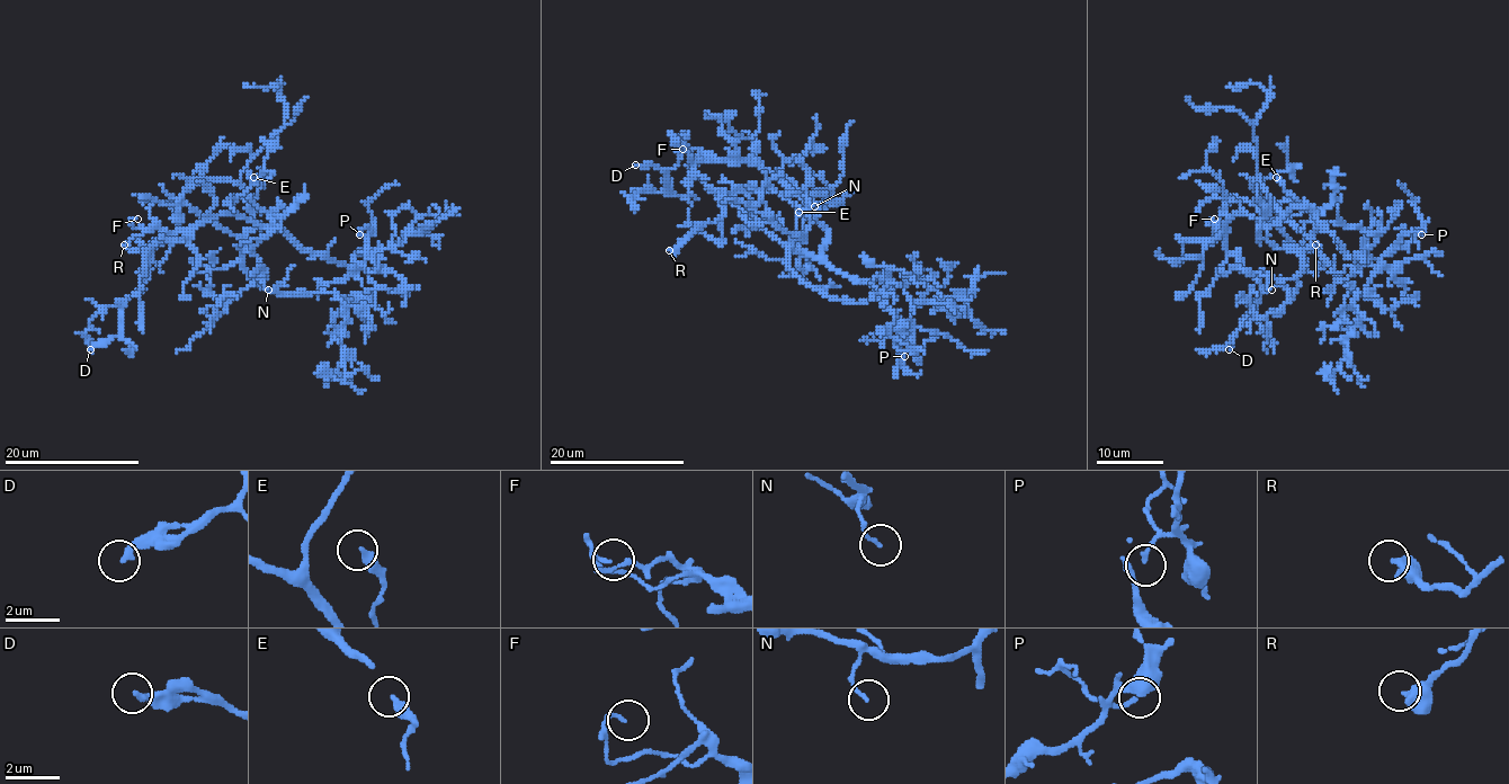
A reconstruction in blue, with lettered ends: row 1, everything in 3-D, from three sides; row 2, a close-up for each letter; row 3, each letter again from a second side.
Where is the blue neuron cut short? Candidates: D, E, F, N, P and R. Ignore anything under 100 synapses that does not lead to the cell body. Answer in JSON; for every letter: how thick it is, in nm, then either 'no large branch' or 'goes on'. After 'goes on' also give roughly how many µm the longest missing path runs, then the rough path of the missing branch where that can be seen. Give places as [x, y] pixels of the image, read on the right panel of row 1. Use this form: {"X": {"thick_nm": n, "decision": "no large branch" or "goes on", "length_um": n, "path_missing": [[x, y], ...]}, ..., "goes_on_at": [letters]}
{"D": {"thick_nm": 260, "decision": "no large branch"}, "E": {"thick_nm": 280, "decision": "no large branch"}, "F": {"thick_nm": 110, "decision": "no large branch"}, "N": {"thick_nm": 110, "decision": "no large branch"}, "P": {"thick_nm": 140, "decision": "no large branch"}, "R": {"thick_nm": 460, "decision": "no large branch"}, "goes_on_at": []}

